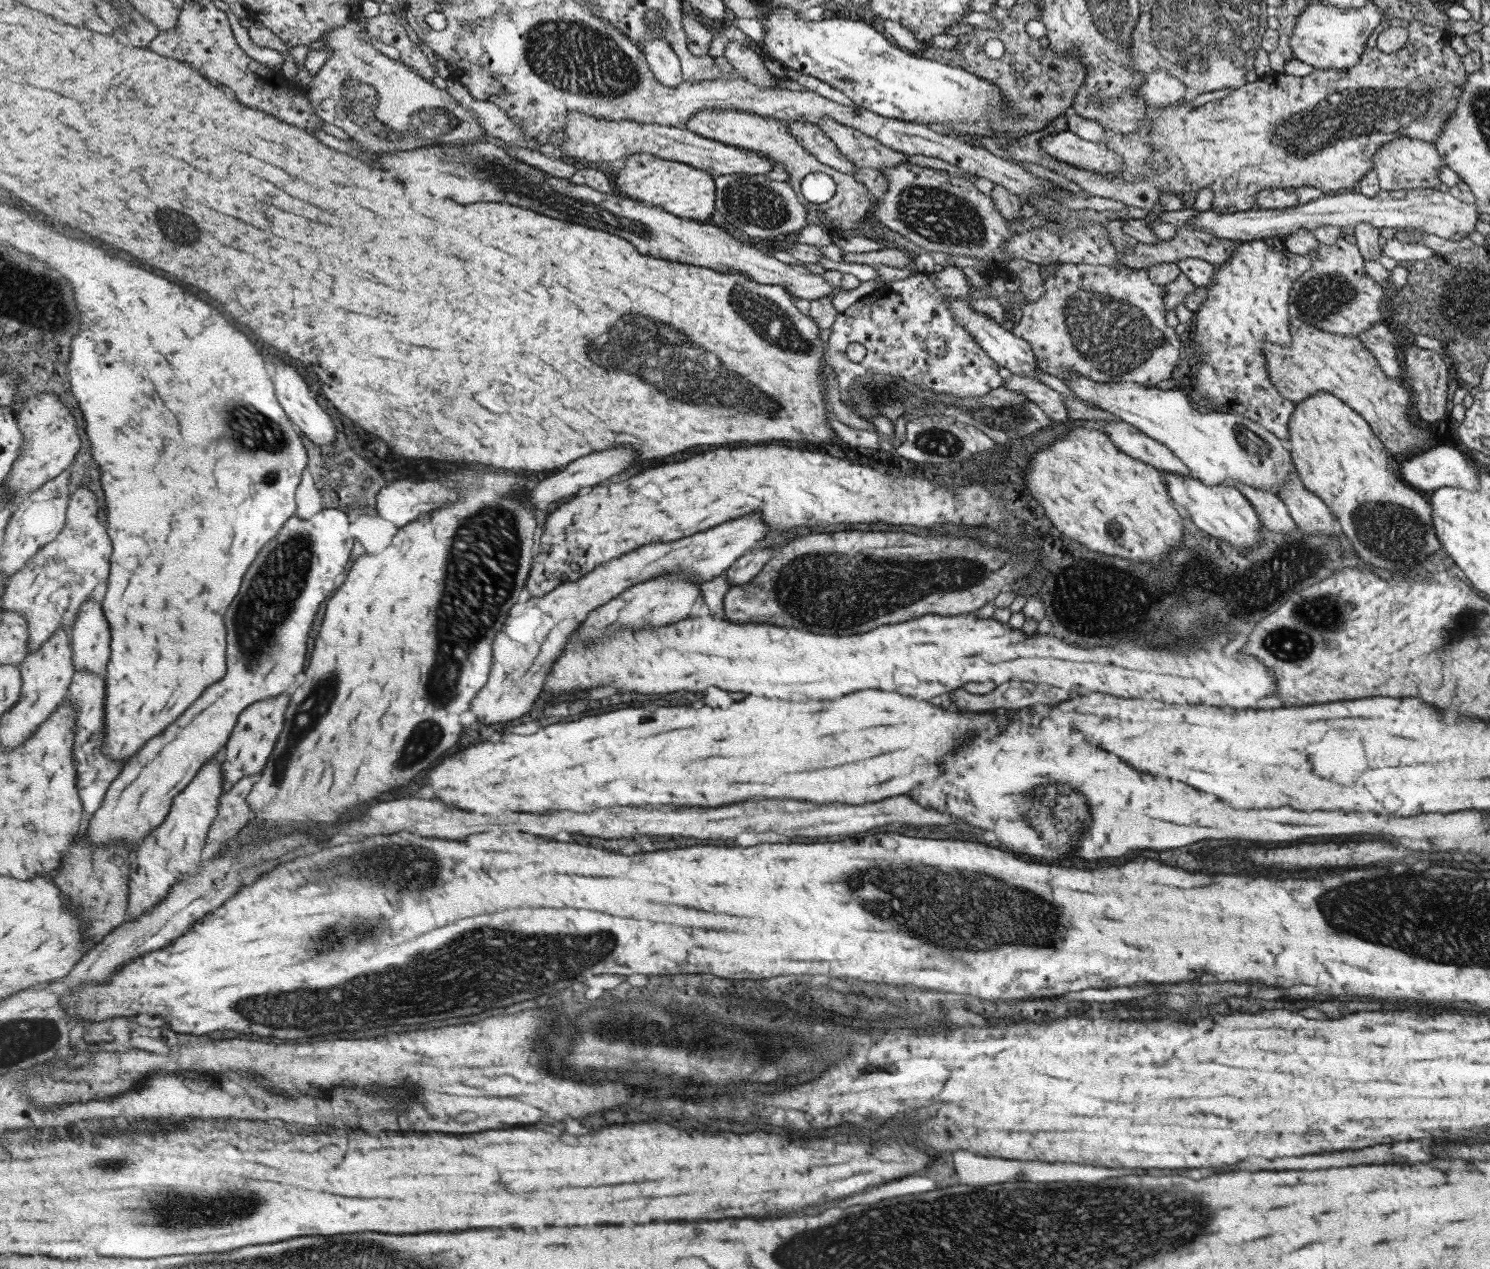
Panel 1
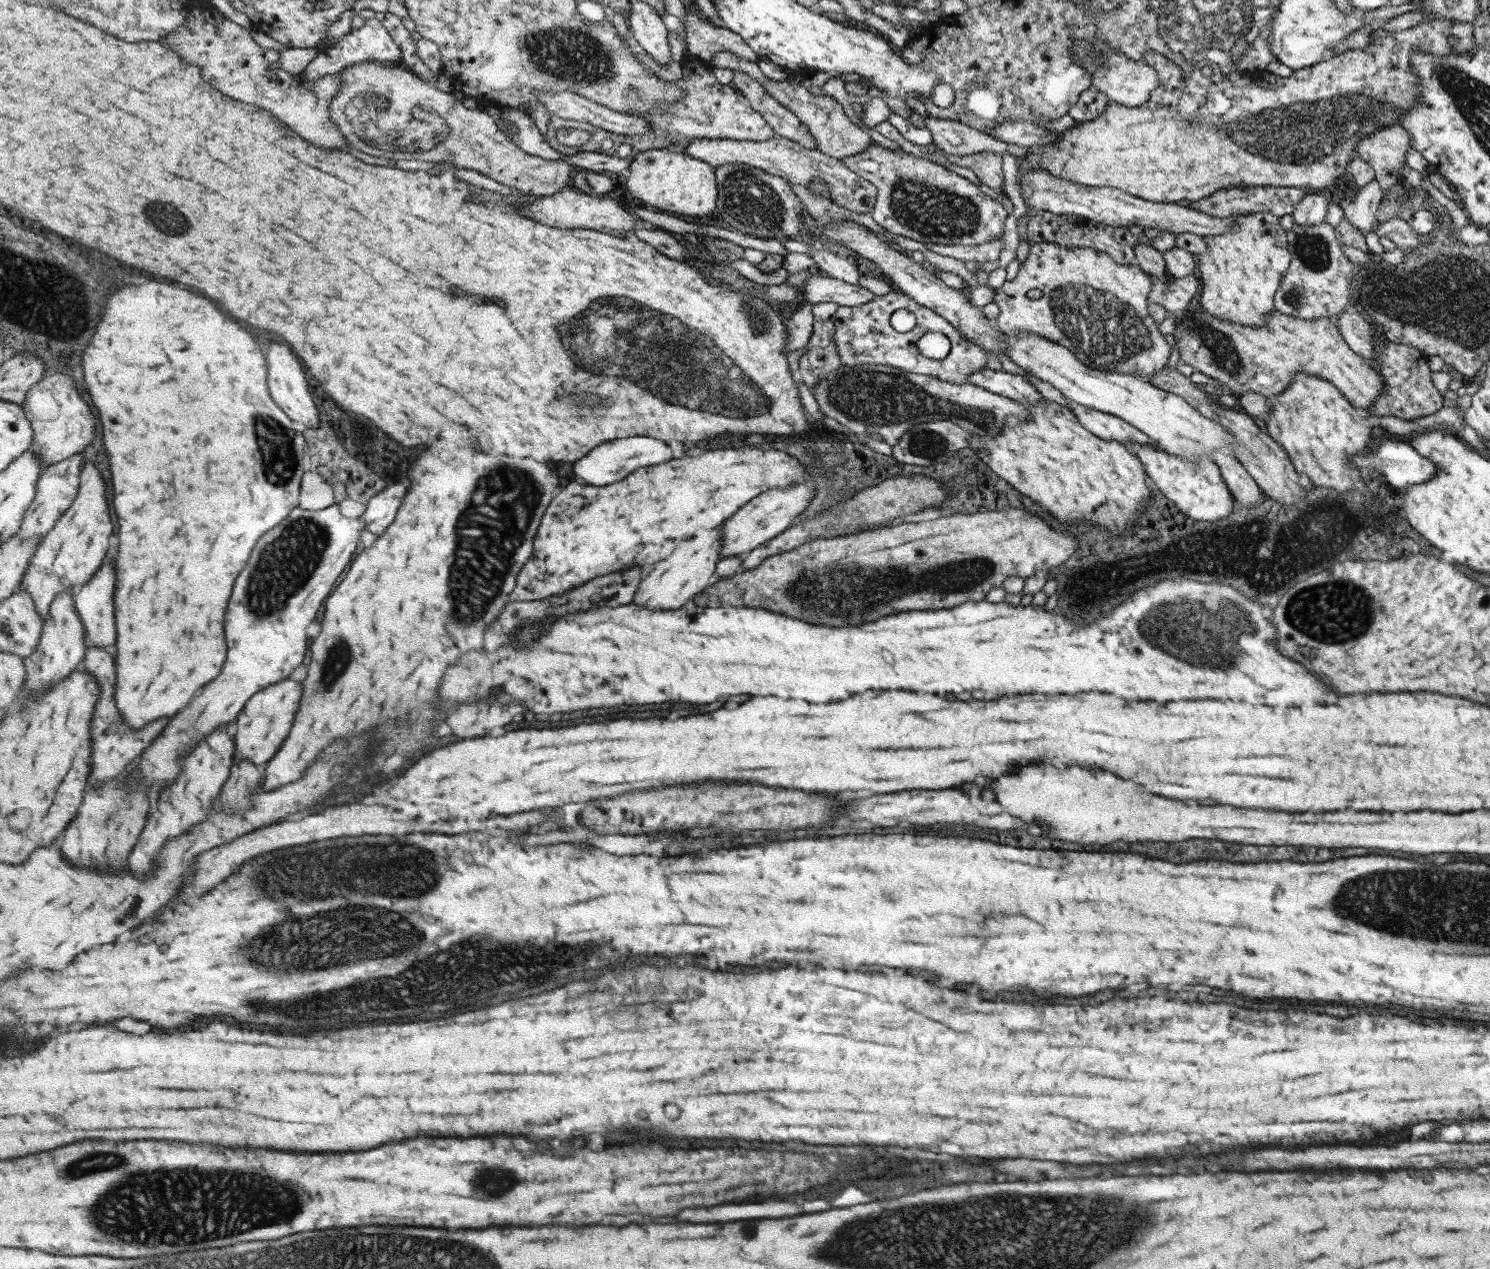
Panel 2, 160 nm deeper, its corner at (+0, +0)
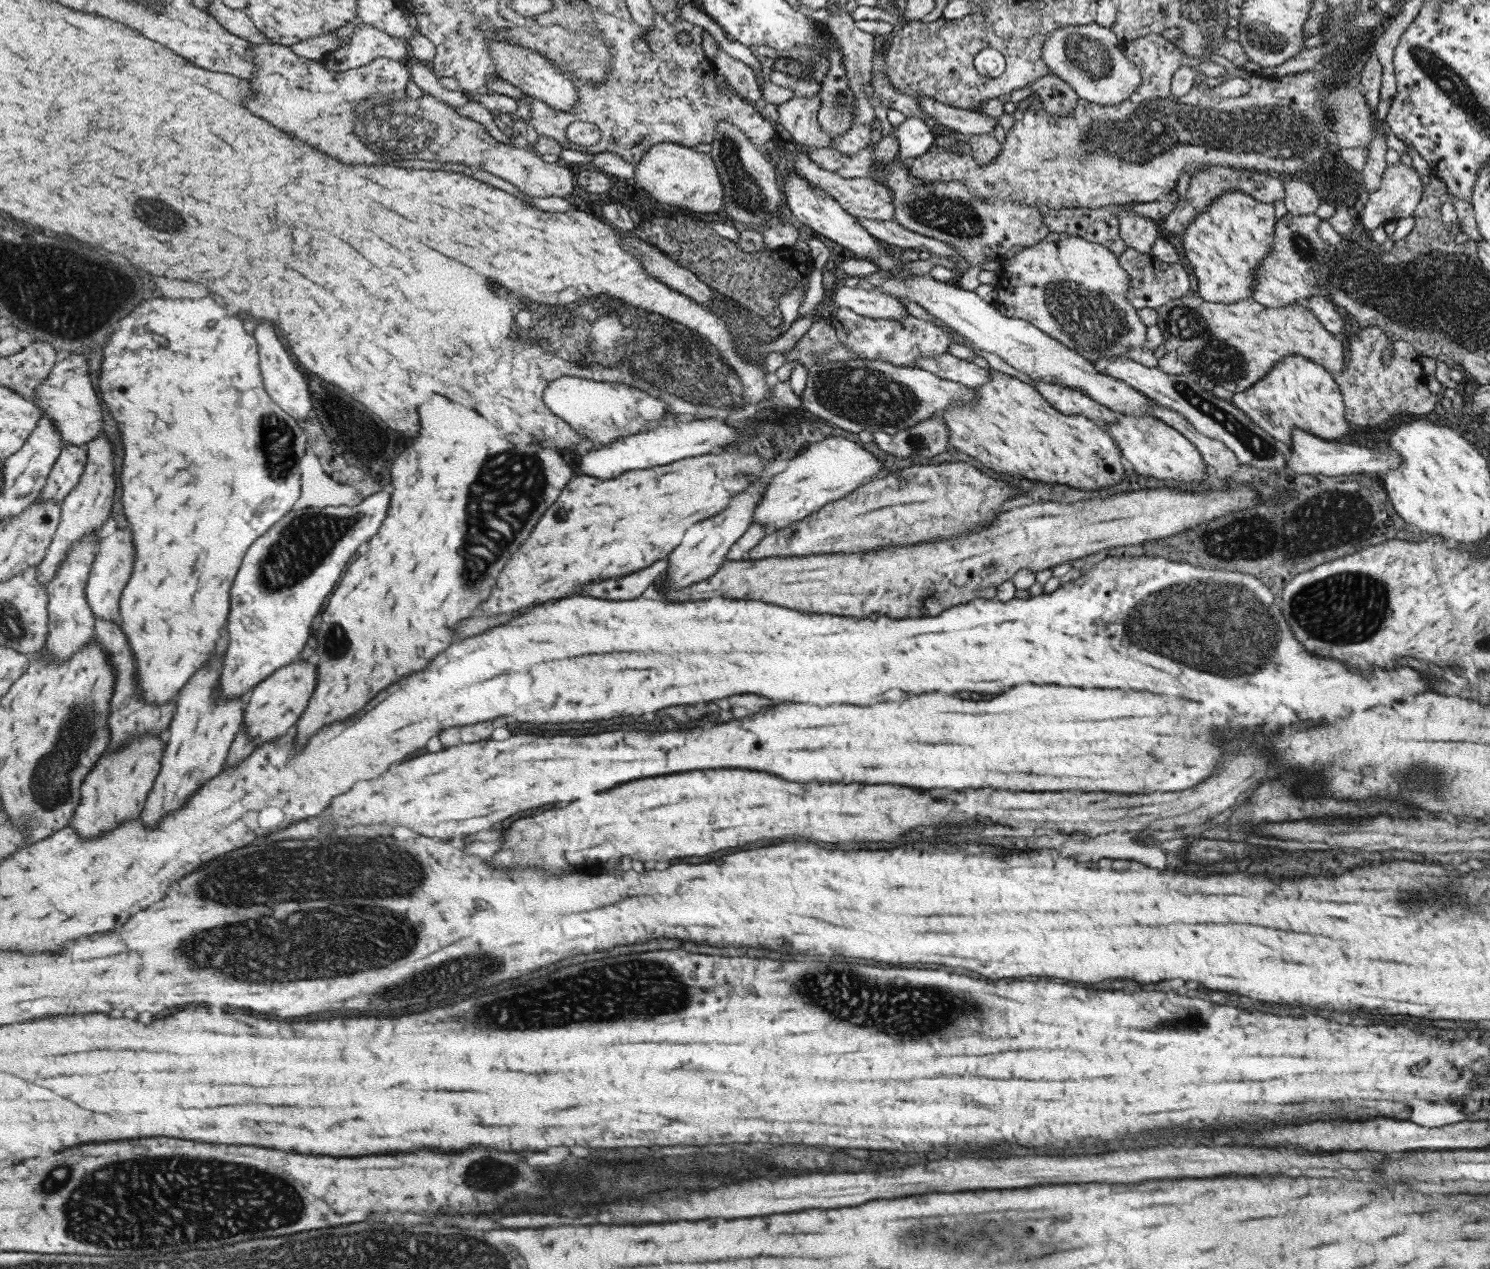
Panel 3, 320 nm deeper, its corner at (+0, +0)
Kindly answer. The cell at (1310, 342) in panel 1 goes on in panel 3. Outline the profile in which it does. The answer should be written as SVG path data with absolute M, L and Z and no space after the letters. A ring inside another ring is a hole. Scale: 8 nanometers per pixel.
M1189 290L1182 297L1161 304L1154 311L1156 312L1154 325L1159 328L1163 337L1156 368L1167 374L1205 376L1213 386L1241 393L1287 355L1301 355L1301 358L1319 364L1331 375L1340 375L1347 368L1343 355L1345 353L1343 341L1327 332L1305 304L1291 303L1284 307L1271 308L1255 302L1251 297L1229 304L1210 303L1203 300L1197 292Z

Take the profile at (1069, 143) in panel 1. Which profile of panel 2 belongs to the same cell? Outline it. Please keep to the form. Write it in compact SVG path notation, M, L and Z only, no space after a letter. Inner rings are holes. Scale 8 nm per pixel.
M1004 120L986 131L987 136L995 140L1027 148L1049 146L1055 144L1059 138L1057 133L1041 128L1033 122L1021 120Z

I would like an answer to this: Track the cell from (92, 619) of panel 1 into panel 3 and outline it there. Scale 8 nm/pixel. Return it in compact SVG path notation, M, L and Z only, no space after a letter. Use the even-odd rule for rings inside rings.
M116 529L108 537L100 539L99 551L96 556L96 562L88 580L86 592L88 601L93 609L97 620L109 620L115 624L121 625L121 608L119 600L123 596L123 590L133 574L133 564L135 564L135 544L133 544L133 532L131 530Z

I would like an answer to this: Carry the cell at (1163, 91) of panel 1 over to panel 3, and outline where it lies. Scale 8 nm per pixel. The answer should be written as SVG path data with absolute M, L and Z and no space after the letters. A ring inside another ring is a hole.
M1095 22L1051 31L1042 42L1040 59L1050 72L1073 89L1079 99L1092 103L1119 104L1140 86L1139 69L1123 56L1114 32Z

